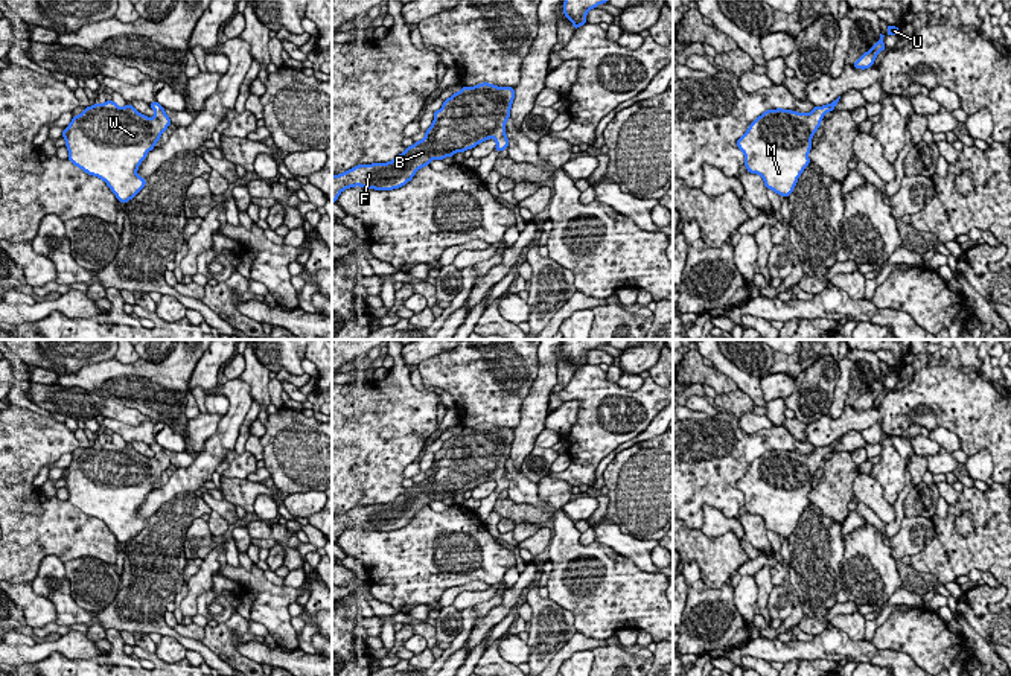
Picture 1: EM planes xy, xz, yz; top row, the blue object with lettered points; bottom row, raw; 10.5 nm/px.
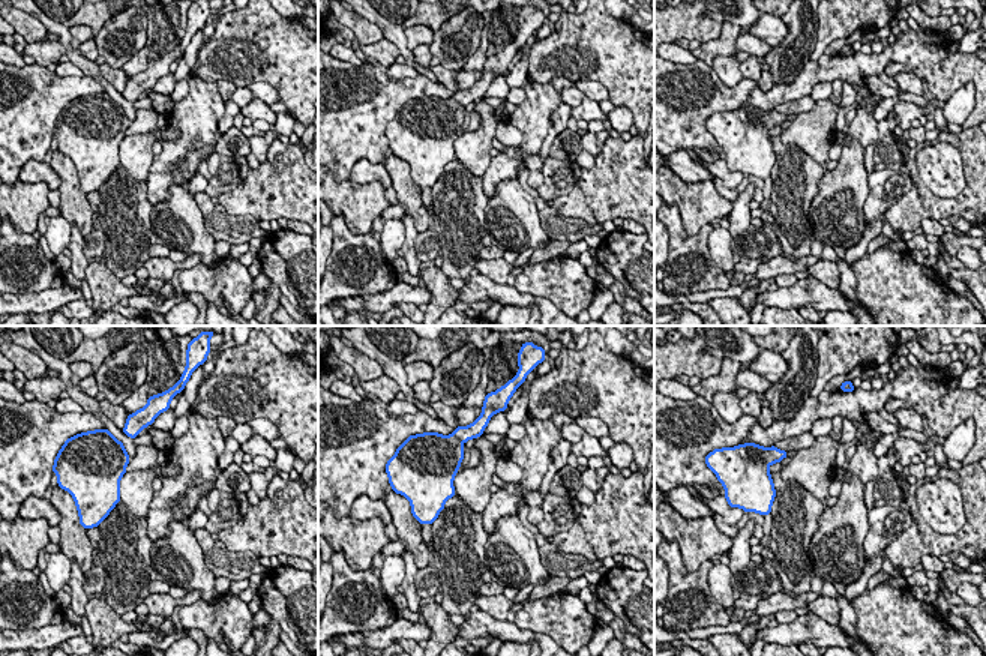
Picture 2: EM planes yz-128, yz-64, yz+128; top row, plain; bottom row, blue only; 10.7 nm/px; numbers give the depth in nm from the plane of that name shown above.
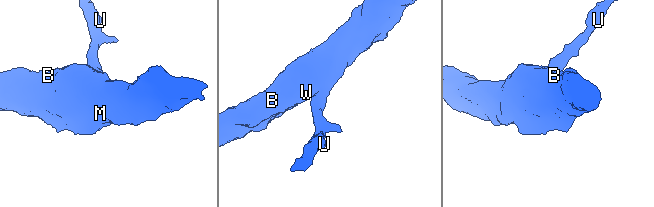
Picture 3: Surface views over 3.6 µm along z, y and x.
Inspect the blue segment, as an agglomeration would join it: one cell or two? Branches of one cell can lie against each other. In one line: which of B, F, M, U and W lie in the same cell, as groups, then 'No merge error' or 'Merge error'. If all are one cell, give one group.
Groups: B F M U W. No merge error

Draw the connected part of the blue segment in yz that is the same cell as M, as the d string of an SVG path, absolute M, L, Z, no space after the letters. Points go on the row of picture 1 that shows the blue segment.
M840 96L812 113L767 110L749 125L737 140L745 154L745 166L764 180L766 189L787 198L804 169L810 164L812 137L828 111L834 111Z

